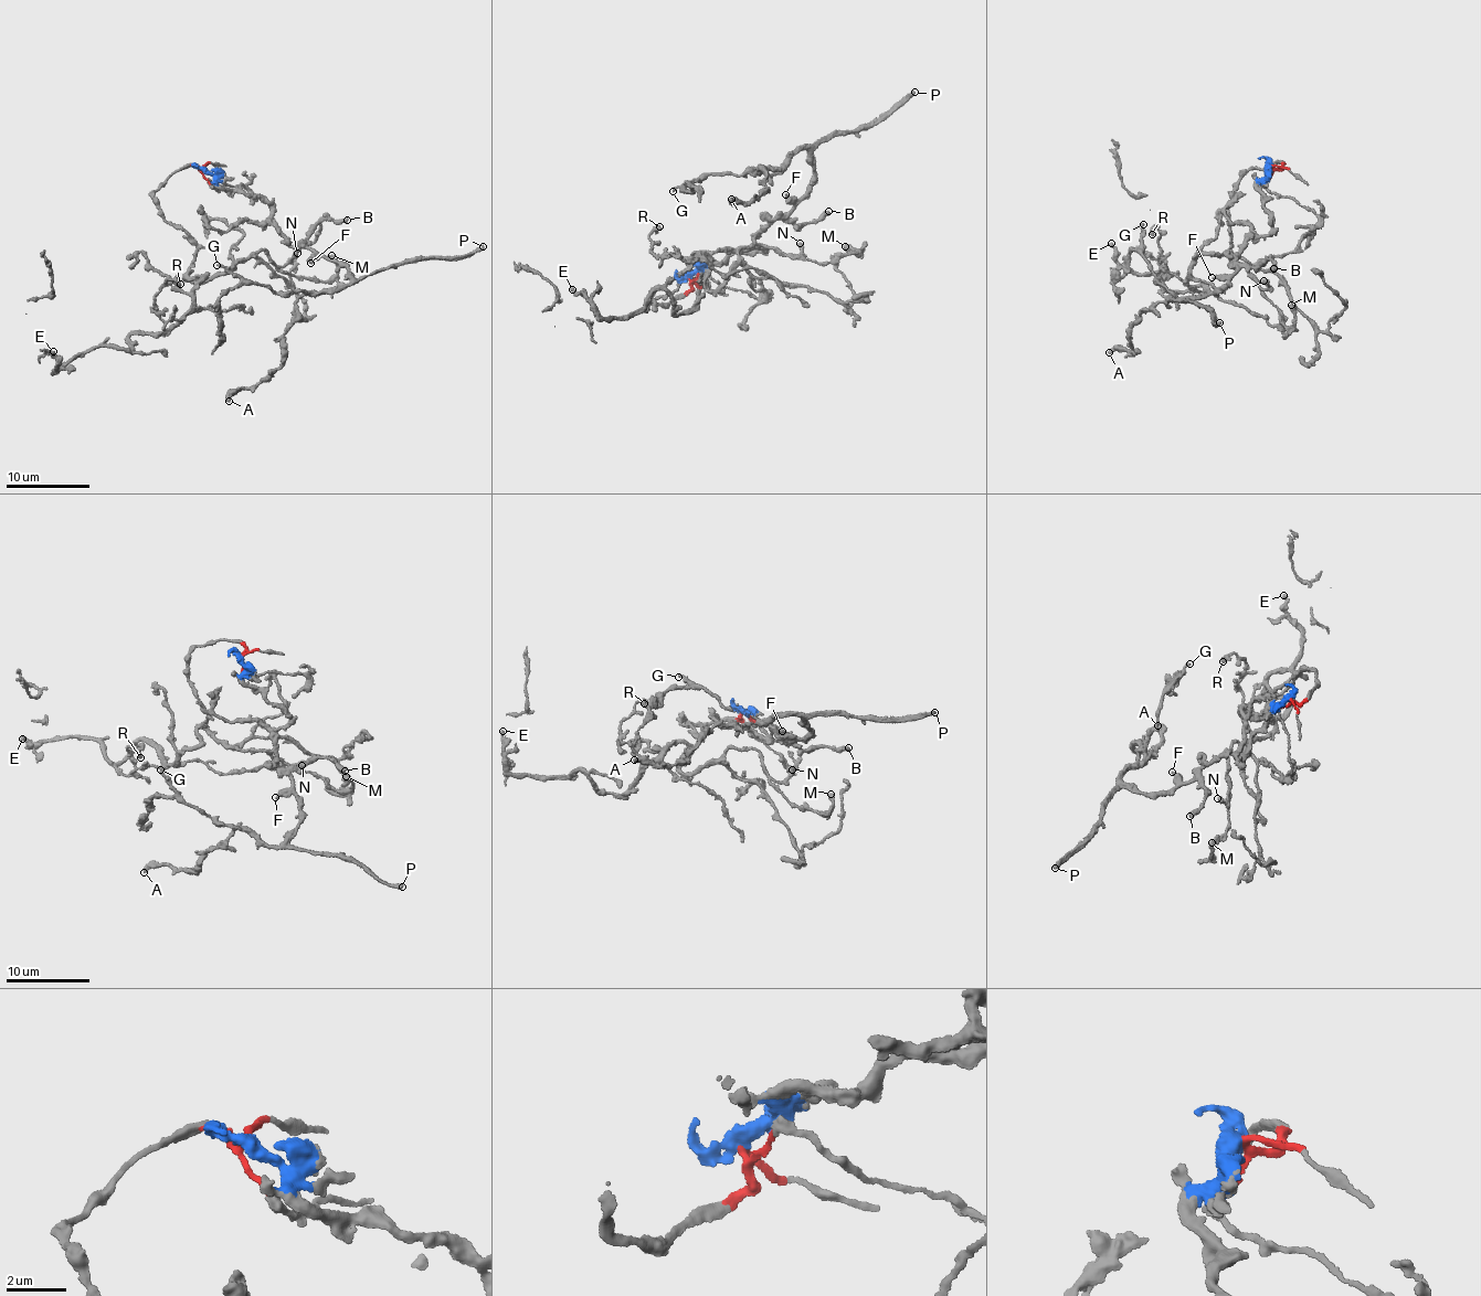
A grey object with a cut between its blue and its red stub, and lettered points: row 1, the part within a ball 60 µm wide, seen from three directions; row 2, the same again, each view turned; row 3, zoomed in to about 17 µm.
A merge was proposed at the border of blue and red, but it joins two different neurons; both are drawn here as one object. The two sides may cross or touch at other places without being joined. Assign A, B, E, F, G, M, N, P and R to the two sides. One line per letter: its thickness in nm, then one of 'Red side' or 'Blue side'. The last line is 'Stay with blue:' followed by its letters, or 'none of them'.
A: Thickness 400 nm. Blue side
B: Thickness 400 nm. Blue side
E: Thickness 240 nm. Red side
F: Thickness 320 nm. Blue side
G: Thickness 200 nm. Blue side
M: Thickness 440 nm. Red side
N: Thickness 360 nm. Red side
P: Thickness 320 nm. Blue side
R: Thickness 240 nm. Red side
Stay with blue: A, B, F, G, P

